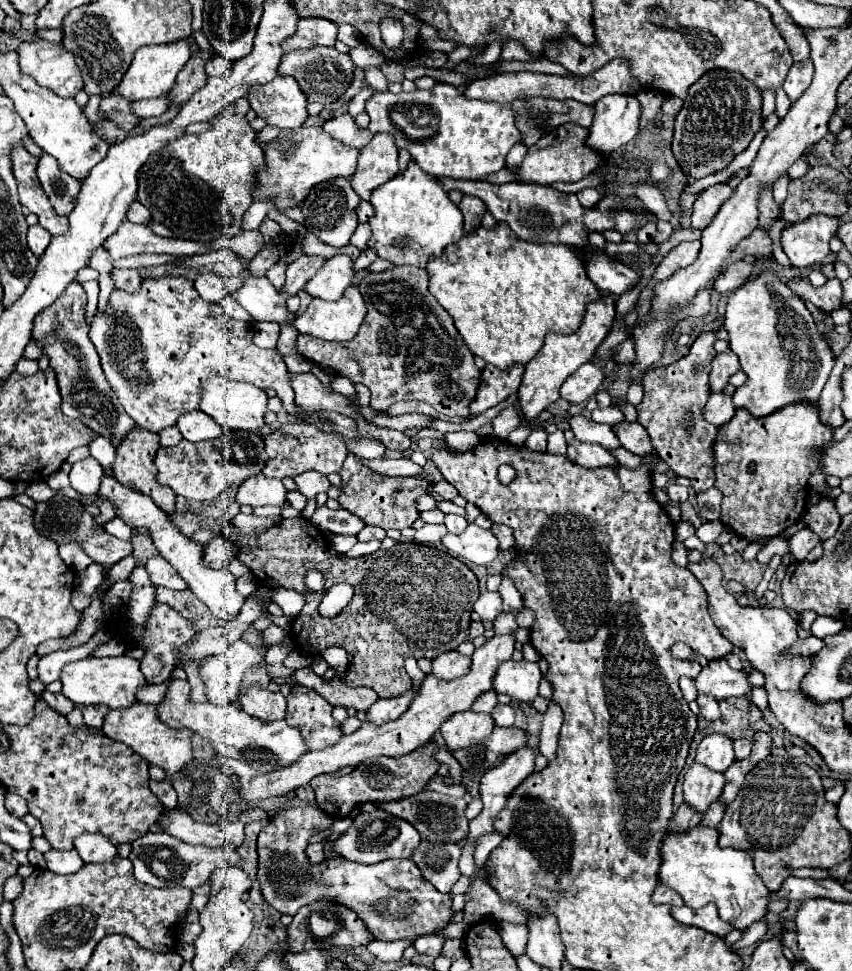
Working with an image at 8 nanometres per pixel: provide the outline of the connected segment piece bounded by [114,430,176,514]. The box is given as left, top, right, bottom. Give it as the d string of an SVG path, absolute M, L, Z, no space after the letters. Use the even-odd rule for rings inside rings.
M134 430L130 432L130 436L126 436L126 440L122 440L122 444L118 446L116 452L116 462L114 462L114 476L118 478L120 484L132 484L140 494L146 494L154 500L154 504L158 508L162 508L168 514L176 512L176 494L172 488L166 488L164 484L158 484L156 480L156 468L154 468L154 456L156 450L160 448L158 444L158 434L148 432L148 430Z

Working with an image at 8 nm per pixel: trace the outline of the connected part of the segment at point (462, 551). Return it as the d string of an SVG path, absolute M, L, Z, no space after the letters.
M468 524L466 532L462 532L460 536L446 534L442 538L442 544L448 552L458 554L472 564L490 564L500 554L496 536L490 530L478 528L476 524Z

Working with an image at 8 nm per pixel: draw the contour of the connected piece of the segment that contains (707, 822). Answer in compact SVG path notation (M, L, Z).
M722 798L716 800L716 804L712 804L706 812L704 812L704 818L702 818L702 826L718 826L720 820L722 820L722 814L726 810L726 804L722 804Z

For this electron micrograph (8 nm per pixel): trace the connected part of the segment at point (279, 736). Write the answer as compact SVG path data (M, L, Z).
M176 680L168 688L166 698L158 704L158 714L162 722L170 728L184 726L194 734L206 738L220 756L246 762L258 772L274 772L278 768L286 768L298 762L298 758L306 754L306 742L302 740L302 734L298 732L298 728L288 726L284 720L276 720L274 724L264 724L262 720L254 720L254 716L242 712L238 704L230 706L190 704L188 694L190 694L190 684L186 680Z

